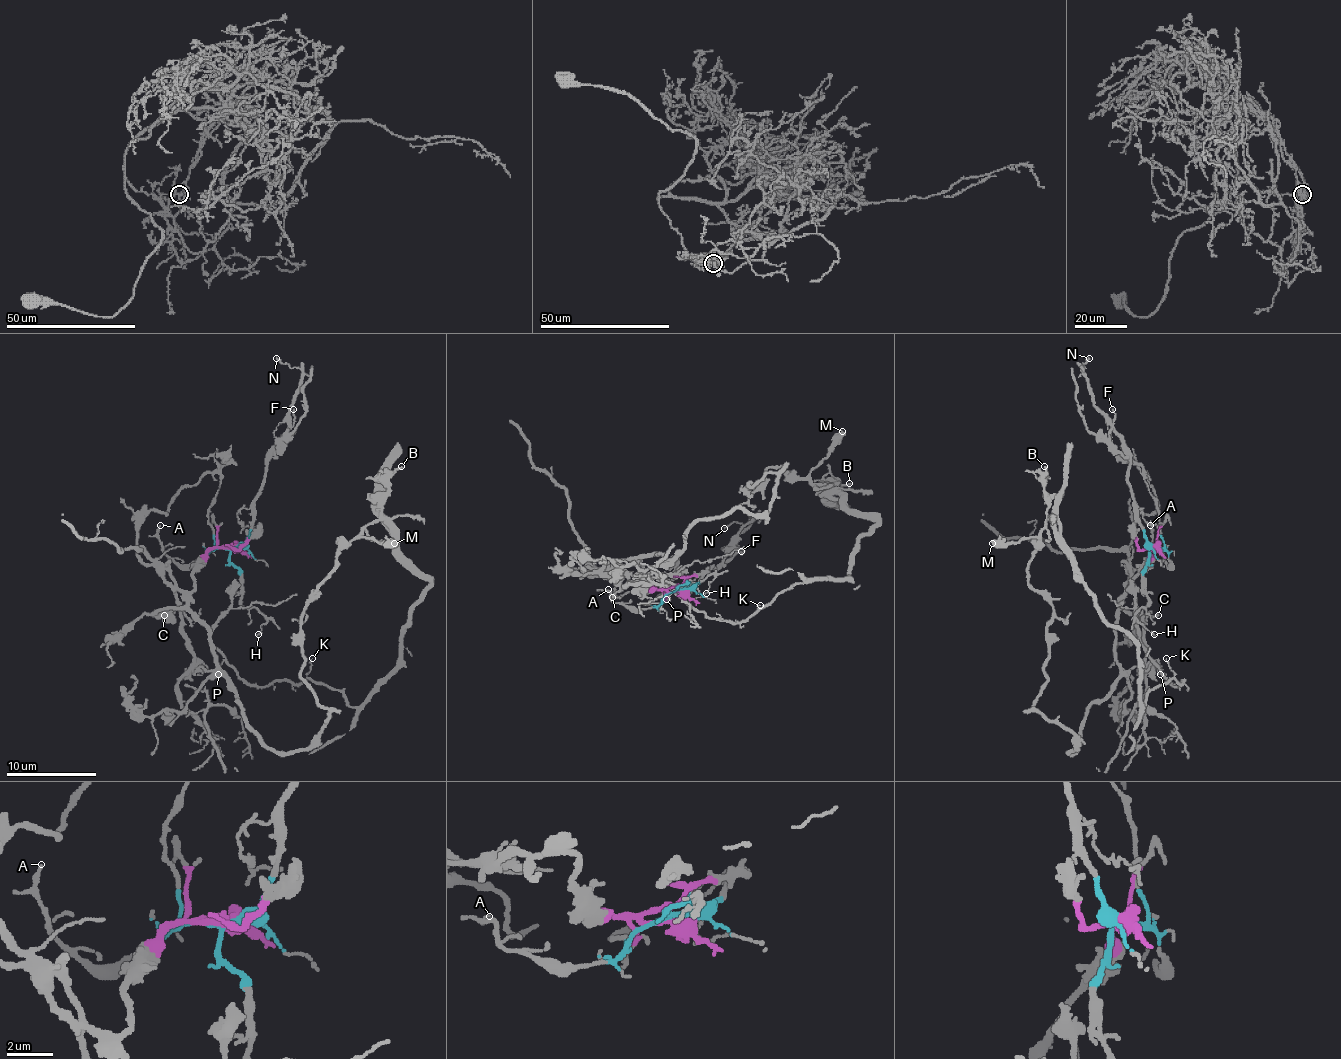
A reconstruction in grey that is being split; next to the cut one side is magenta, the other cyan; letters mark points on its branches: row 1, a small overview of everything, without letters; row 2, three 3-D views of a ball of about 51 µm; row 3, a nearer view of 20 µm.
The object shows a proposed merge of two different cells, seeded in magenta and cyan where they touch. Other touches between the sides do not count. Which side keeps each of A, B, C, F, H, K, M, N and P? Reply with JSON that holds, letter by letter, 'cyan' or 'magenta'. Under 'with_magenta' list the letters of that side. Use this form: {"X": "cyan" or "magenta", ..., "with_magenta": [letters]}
{"A": "cyan", "B": "magenta", "C": "magenta", "F": "cyan", "H": "cyan", "K": "magenta", "M": "magenta", "N": "cyan", "P": "magenta", "with_magenta": ["B", "C", "K", "M", "P"]}

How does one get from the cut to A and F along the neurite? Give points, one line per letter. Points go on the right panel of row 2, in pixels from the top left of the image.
A: (1152, 547), (1161, 547), (1170, 565), (1152, 545), (1150, 524)
F: (1152, 547), (1145, 540), (1136, 502), (1127, 484), (1129, 452), (1113, 425), (1111, 409)

